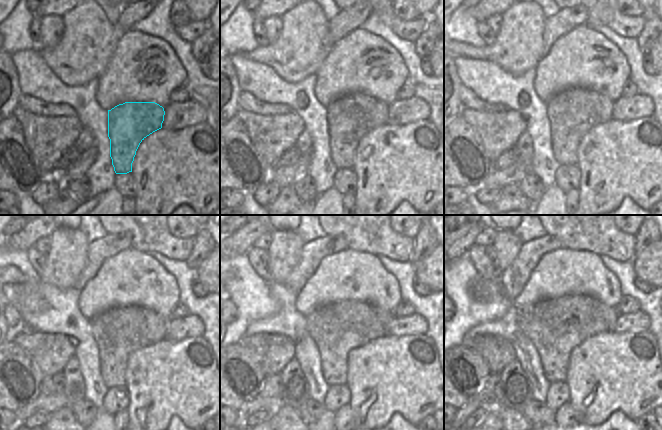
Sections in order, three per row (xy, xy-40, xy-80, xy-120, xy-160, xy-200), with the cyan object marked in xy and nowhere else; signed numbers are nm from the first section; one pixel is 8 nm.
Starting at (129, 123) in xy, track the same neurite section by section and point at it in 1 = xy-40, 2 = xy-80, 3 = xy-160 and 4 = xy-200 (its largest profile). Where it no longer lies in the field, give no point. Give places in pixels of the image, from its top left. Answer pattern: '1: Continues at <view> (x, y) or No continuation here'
1: Continues at xy-40 (351, 116)
2: Continues at xy-80 (572, 112)
3: Continues at xy-160 (337, 328)
4: Continues at xy-200 (555, 326)

